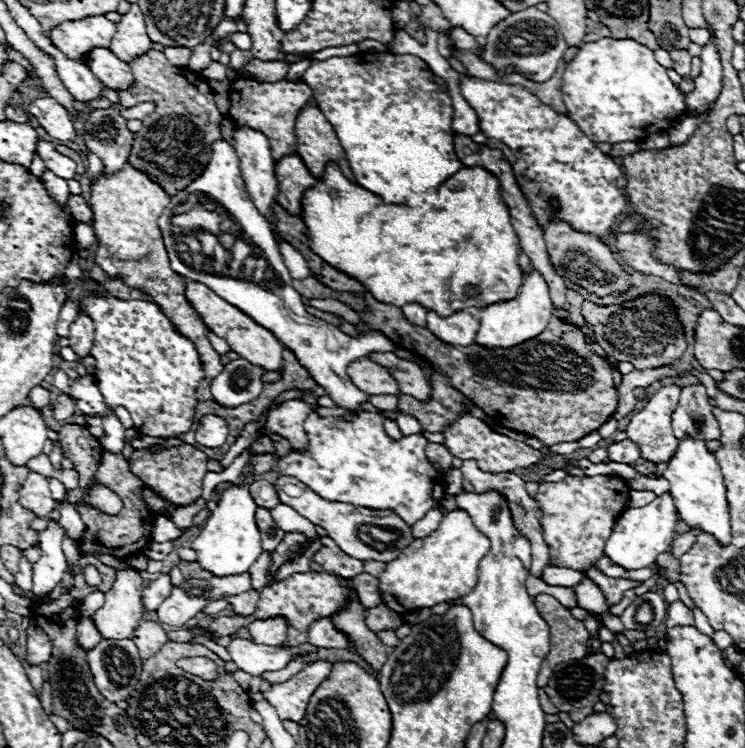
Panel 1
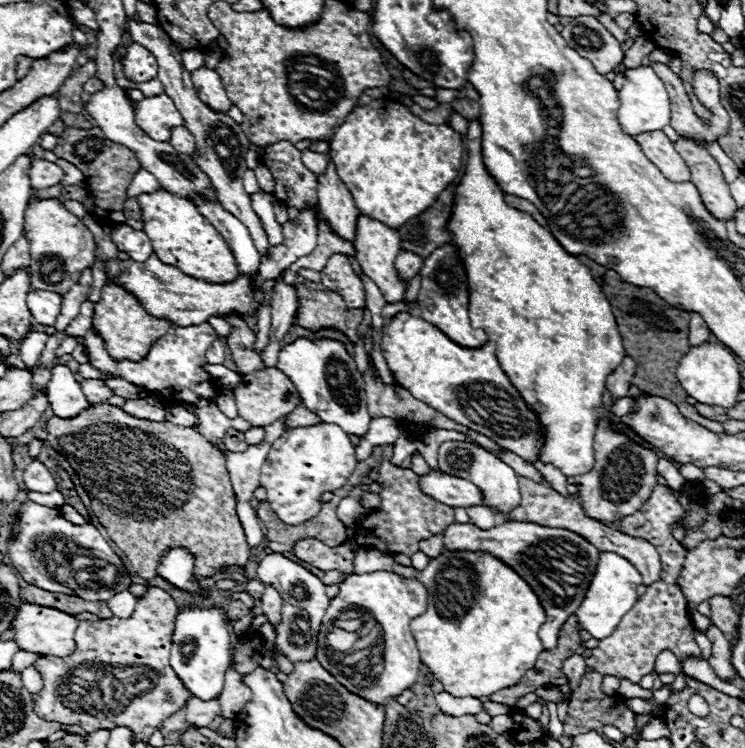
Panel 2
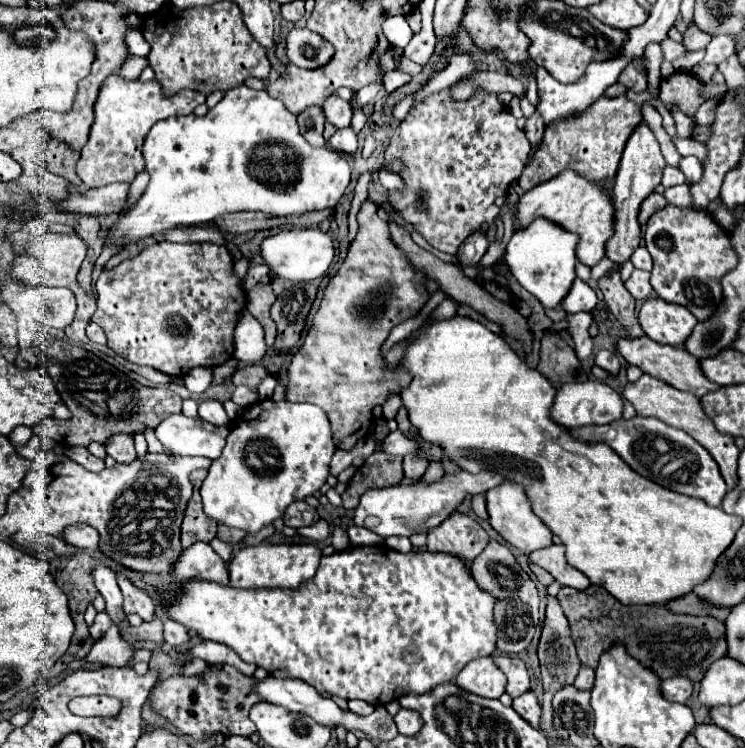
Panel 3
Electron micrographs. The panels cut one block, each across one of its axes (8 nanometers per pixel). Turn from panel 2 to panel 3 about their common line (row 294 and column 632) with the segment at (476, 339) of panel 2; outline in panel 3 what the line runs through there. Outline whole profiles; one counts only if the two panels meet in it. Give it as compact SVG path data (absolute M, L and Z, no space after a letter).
M634 416L632 420L620 418L612 424L570 428L568 432L586 444L598 444L598 442L608 444L640 476L654 480L656 484L668 490L694 496L694 498L702 498L710 506L720 506L728 492L726 482L718 470L718 464L708 454L708 450L702 448L684 430L676 430L674 426L668 426L666 422L660 422L658 418L642 418L642 416Z

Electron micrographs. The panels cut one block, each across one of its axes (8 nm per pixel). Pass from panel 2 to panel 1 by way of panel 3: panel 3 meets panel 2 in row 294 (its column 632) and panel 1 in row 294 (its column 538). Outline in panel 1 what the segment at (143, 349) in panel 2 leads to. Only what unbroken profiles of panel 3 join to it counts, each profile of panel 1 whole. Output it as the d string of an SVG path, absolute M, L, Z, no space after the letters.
M126 164L116 174L100 176L92 184L92 194L90 194L90 206L94 212L92 224L98 236L96 264L110 278L116 278L118 274L122 276L122 282L126 286L148 294L152 302L168 316L168 320L182 332L182 336L188 336L188 340L196 344L196 350L200 354L202 368L206 374L206 382L200 382L196 390L196 398L214 402L210 384L224 370L224 364L220 362L220 354L214 352L206 336L208 326L202 322L202 318L194 312L194 308L188 304L184 296L184 286L186 286L184 278L170 268L170 260L162 242L162 232L156 222L162 210L168 206L168 202L170 202L170 196L156 182L152 182L146 174L138 172L130 164Z

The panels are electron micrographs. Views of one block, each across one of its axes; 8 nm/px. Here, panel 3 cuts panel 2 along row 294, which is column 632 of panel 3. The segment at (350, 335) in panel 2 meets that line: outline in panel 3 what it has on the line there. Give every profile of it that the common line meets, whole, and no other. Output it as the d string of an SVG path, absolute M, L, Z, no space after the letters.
M606 274L600 278L600 290L604 294L608 310L614 314L614 318L628 330L626 338L640 338L644 336L644 330L638 324L638 318L634 314L634 298L624 288L620 274Z

